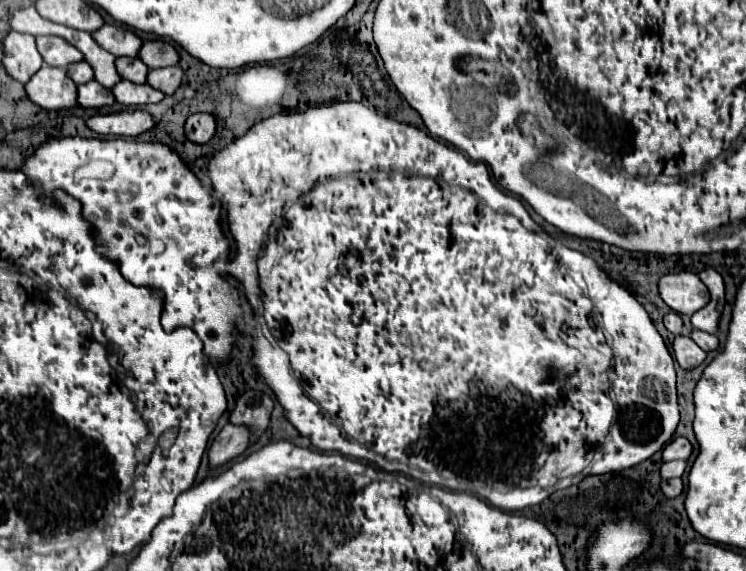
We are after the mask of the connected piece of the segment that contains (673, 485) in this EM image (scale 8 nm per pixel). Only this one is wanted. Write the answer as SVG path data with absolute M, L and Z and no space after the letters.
M667 479L661 481L661 489L667 497L677 497L683 491L683 481L681 479Z

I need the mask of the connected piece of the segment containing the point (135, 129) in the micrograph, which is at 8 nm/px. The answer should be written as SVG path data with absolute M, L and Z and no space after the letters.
M121 111L109 115L93 115L87 119L87 125L101 135L117 135L117 137L137 137L155 127L153 115L147 111Z

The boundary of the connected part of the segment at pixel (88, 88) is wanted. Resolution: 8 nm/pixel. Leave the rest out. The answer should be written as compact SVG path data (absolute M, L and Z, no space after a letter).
M89 81L79 85L79 105L83 107L105 107L105 105L113 105L115 97L111 93L111 89L99 85L97 81Z

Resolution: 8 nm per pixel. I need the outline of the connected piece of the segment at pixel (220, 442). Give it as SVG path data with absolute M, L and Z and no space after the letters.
M227 423L221 433L215 437L211 449L209 449L209 463L211 467L223 465L243 453L251 443L251 429L245 425L233 425Z

